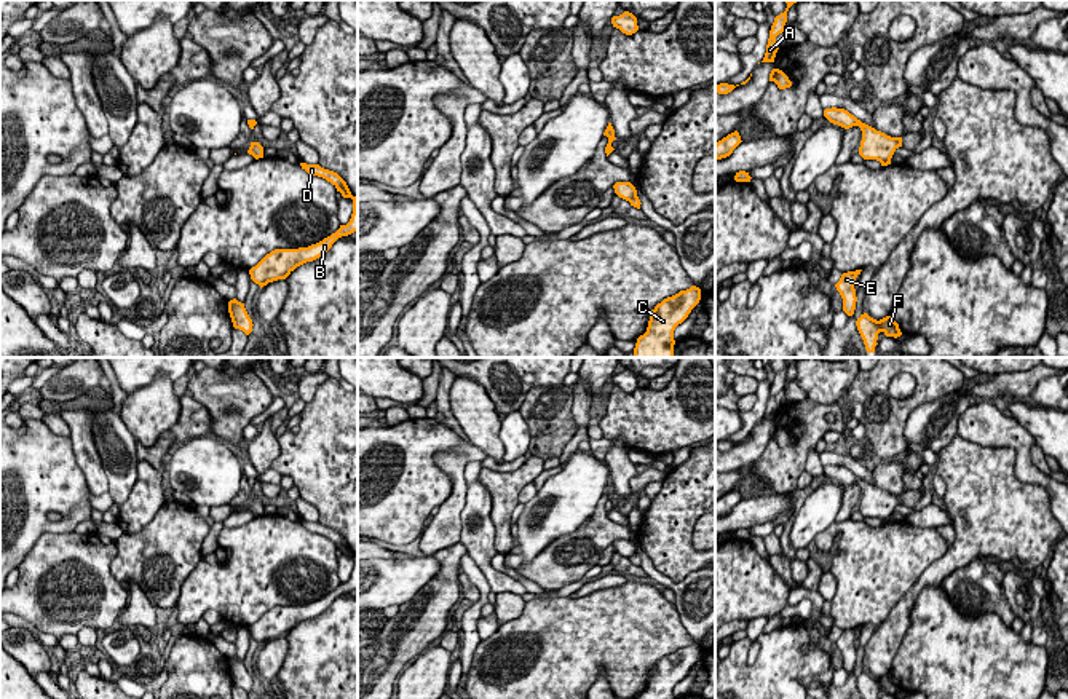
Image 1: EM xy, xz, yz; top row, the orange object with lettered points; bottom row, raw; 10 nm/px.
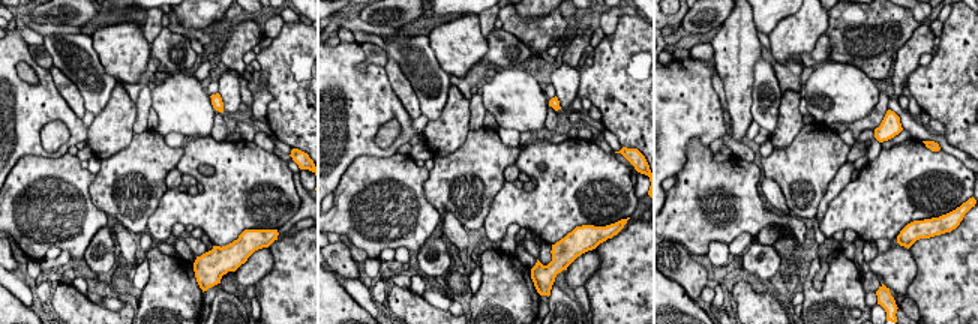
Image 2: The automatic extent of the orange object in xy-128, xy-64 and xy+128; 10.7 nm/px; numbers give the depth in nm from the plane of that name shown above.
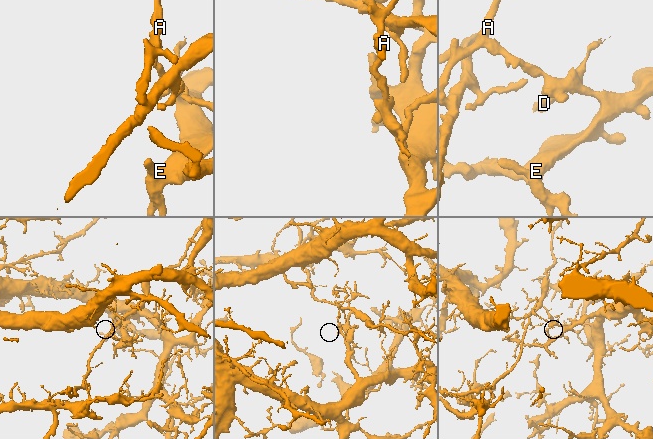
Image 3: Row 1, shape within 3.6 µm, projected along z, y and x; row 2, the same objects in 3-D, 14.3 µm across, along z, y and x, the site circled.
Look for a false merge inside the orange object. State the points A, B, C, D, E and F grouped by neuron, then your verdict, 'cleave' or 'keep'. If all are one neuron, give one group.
A / B C D E F | cleave

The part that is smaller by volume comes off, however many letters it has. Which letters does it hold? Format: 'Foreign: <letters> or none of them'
Foreign: A

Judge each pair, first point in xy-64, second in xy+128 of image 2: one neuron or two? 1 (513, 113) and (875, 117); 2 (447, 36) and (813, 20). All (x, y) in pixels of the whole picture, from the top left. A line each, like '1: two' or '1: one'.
1: two
2: one

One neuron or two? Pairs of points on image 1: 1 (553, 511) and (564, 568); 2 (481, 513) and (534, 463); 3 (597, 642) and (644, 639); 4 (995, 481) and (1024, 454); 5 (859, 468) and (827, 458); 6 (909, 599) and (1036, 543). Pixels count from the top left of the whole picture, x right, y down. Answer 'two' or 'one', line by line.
1: two
2: two
3: one
4: two
5: one
6: one

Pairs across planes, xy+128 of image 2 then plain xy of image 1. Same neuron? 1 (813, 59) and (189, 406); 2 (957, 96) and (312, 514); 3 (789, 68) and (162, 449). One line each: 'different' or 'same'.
1: same
2: different
3: same

